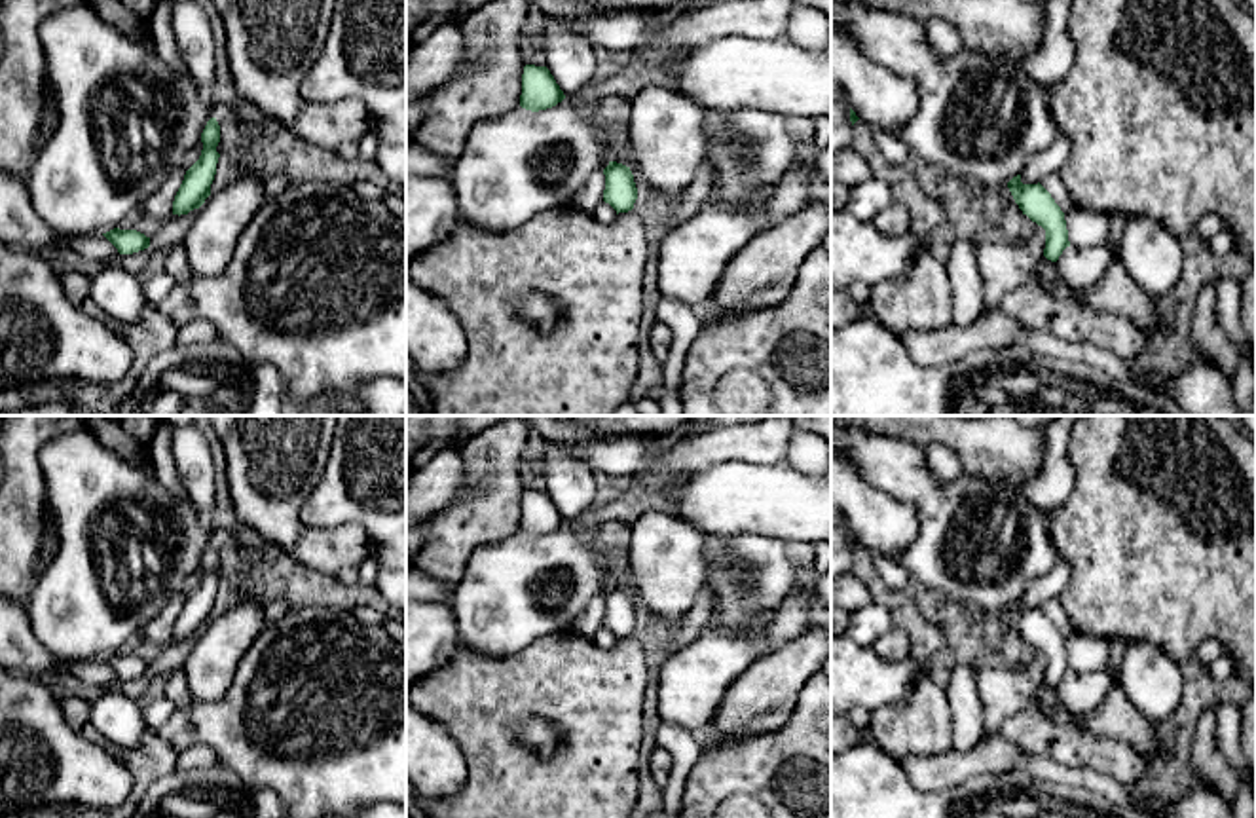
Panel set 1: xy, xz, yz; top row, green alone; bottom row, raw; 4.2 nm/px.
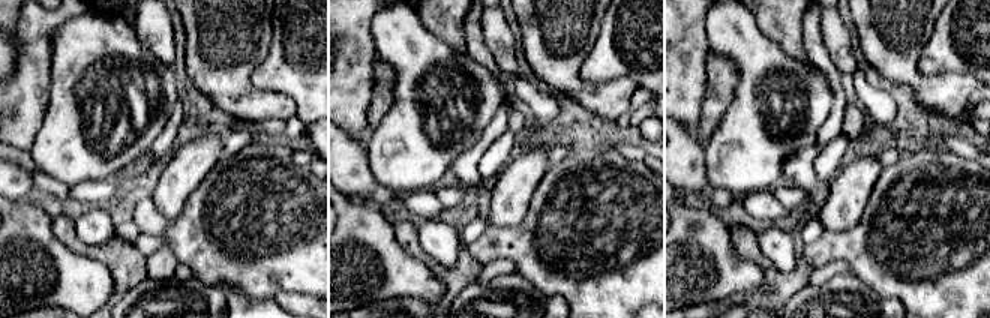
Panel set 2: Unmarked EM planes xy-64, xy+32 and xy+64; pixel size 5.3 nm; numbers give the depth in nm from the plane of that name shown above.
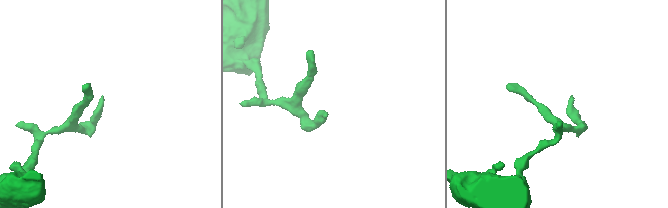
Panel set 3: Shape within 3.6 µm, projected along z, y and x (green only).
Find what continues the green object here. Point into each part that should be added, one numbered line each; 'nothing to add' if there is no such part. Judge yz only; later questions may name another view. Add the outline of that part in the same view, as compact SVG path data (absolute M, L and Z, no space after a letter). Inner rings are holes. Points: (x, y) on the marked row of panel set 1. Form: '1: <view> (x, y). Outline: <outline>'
nothing to add

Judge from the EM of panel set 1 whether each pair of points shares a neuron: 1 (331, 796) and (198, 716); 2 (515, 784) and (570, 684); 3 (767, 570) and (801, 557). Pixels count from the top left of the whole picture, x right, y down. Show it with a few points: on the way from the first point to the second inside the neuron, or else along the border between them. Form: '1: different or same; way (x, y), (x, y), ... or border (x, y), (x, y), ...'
1: same; way (298, 765), (260, 760), (230, 731)
2: same; way (545, 779), (575, 748), (575, 714)
3: different; border (788, 541), (794, 585), (780, 604)

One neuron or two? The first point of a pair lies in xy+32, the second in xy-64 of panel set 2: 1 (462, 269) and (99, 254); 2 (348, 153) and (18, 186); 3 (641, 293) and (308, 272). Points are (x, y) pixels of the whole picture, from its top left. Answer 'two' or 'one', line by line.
1: one
2: one
3: one

